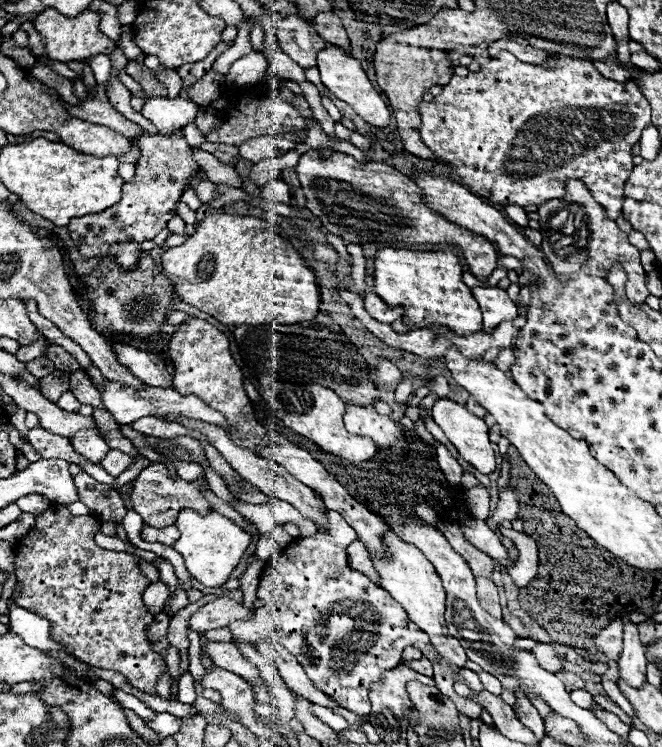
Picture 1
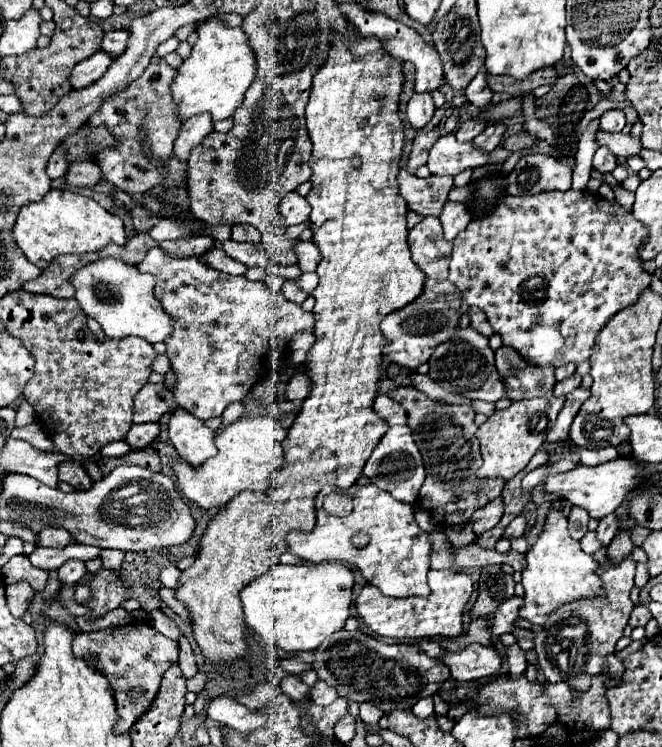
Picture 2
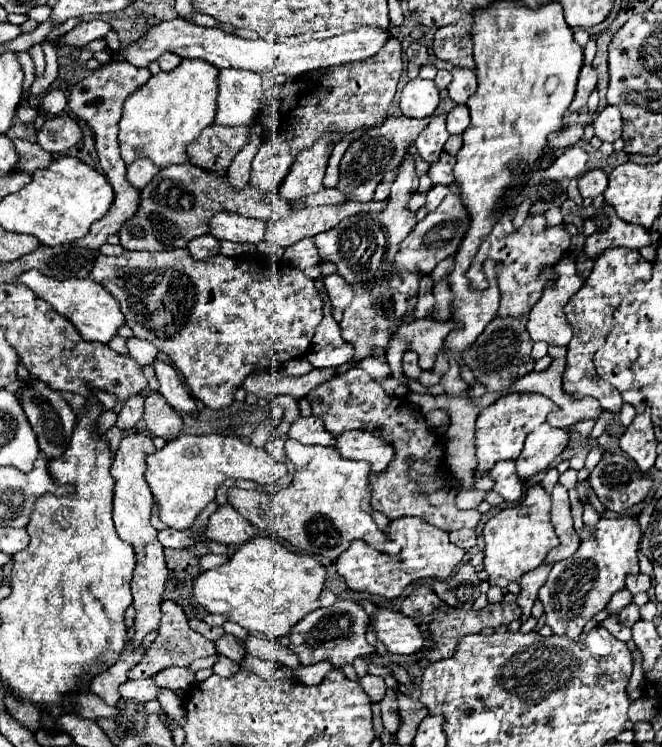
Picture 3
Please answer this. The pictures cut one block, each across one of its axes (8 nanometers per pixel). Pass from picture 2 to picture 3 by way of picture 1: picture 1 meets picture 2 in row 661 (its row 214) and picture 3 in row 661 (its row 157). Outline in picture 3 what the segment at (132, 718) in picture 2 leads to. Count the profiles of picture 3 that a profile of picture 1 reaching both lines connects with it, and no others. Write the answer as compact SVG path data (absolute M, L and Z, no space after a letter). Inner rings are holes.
M172 600L162 602L162 618L160 618L160 626L158 626L158 636L152 642L152 646L146 650L142 662L128 672L128 678L148 678L168 666L188 666L196 659L216 654L216 644L208 642L208 639L202 635L192 632L190 626L184 624L184 620L188 620L188 618L176 602L172 602Z

